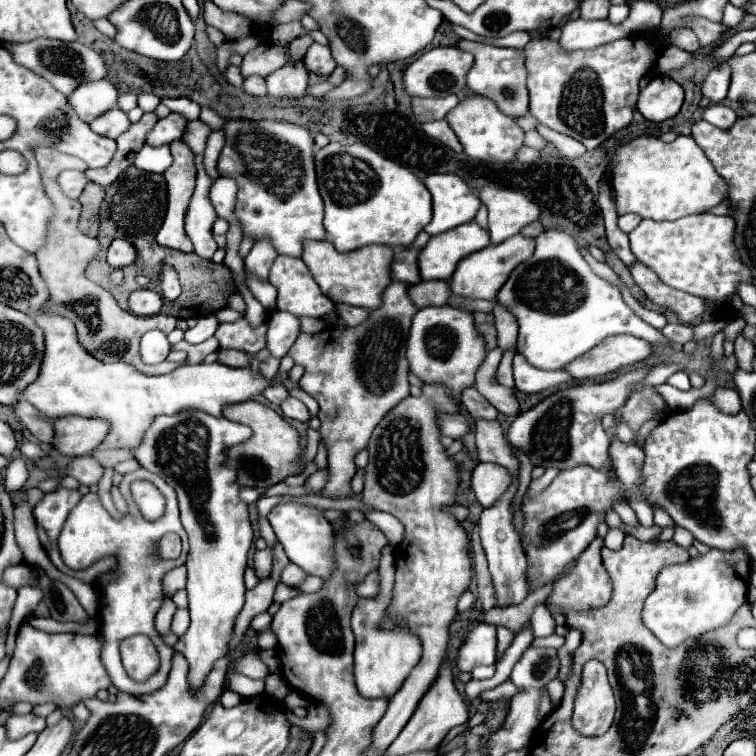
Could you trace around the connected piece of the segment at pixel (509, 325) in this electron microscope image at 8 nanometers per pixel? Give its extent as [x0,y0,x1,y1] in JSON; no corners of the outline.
[494,305,518,351]

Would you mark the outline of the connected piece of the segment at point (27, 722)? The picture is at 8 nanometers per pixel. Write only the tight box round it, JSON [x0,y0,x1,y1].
[4,713,46,739]

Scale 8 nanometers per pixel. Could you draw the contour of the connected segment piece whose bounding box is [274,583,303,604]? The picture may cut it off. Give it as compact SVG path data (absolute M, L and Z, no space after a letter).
M280 583L274 594L274 601L282 604L285 601L288 601L300 594L303 594L300 590L294 587L290 587L285 585L284 583Z

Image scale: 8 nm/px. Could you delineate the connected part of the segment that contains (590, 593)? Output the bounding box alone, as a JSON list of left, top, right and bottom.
[546,537,612,615]

